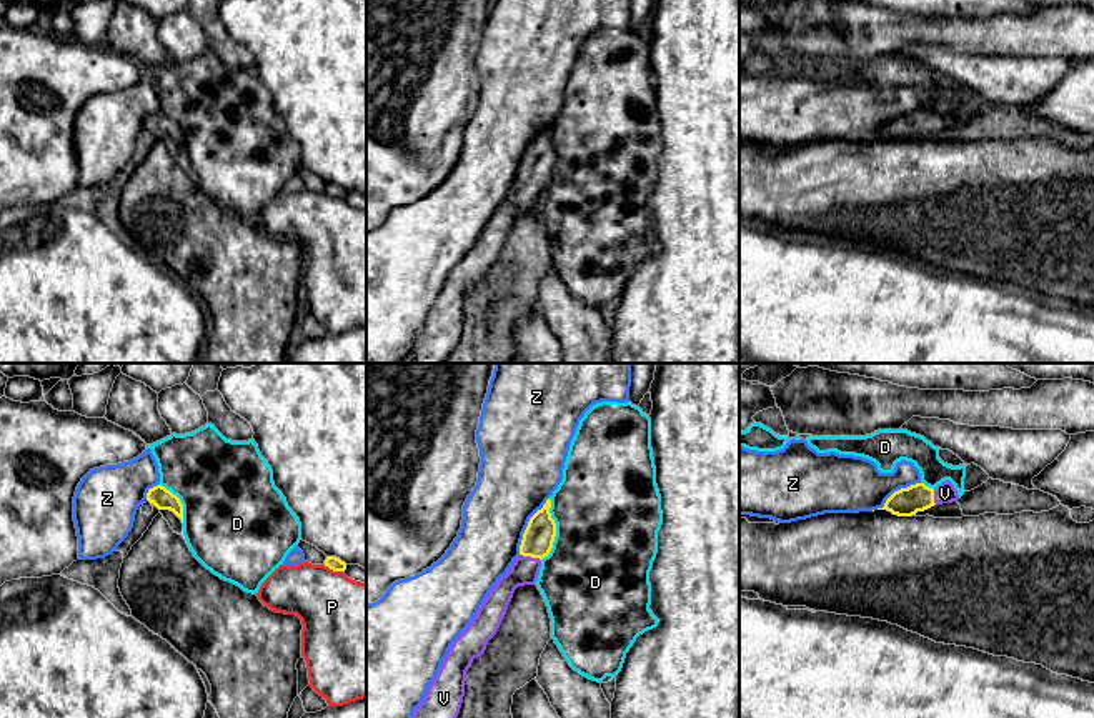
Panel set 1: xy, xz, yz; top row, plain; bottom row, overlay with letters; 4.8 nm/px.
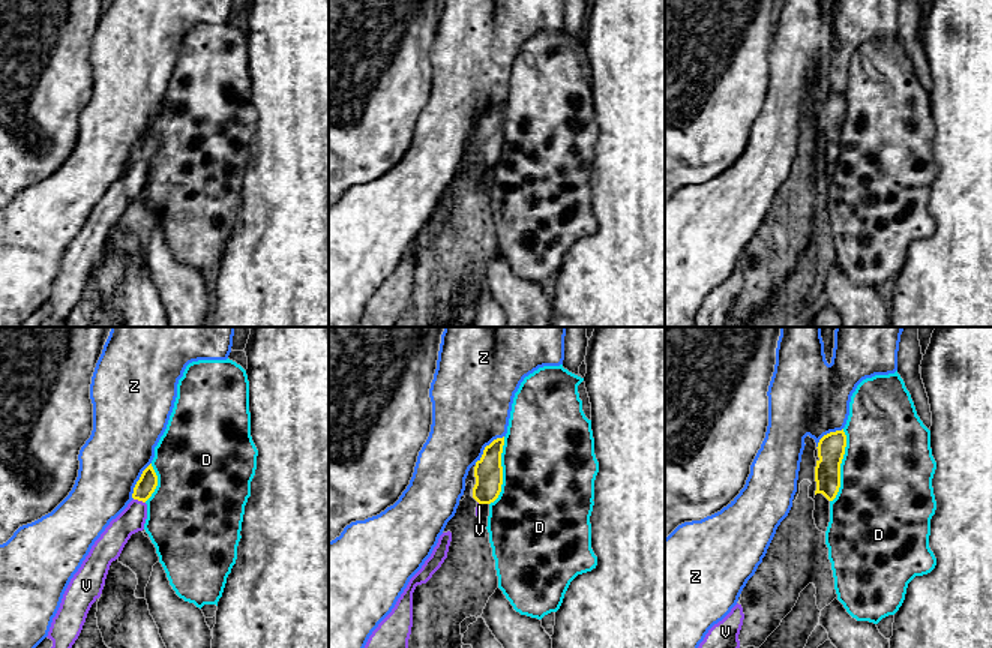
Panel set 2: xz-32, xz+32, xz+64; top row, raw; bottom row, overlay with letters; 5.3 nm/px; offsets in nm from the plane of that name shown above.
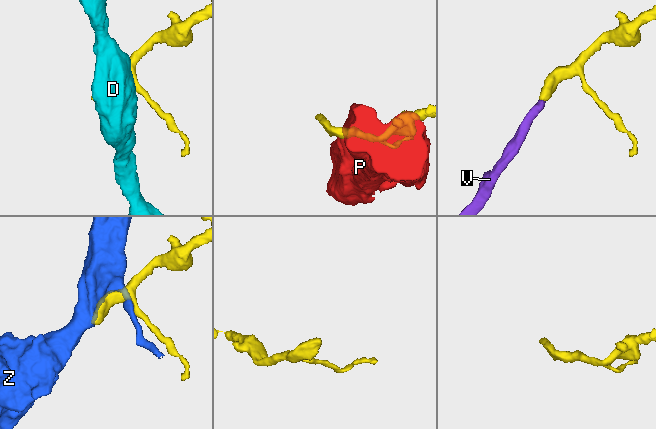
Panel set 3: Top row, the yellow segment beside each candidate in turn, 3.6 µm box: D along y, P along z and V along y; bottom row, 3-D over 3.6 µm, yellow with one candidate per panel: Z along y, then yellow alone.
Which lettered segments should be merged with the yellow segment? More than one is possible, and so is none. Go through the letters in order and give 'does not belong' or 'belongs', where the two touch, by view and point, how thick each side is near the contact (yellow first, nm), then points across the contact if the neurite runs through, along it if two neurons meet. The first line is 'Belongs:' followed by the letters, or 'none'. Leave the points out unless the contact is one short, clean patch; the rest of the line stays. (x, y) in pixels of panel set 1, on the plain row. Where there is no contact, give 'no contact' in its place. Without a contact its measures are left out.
Belongs: V
D: does not belong; meets yellow in xz at (555, 157); 150 nm thick on the yellow side, 500 nm on the other
P: does not belong; meets yellow in xy at (333, 197); 70 nm thick on the yellow side, 400 nm on the other
V: belongs; meets yellow in xz at (530, 182); 150 nm thick on the yellow side, 140 nm on the other; runs through xz (538, 164), (530, 182), (525, 197)
Z: does not belong; meets yellow in xz at (528, 152); 150 nm thick on the yellow side, 380 nm on the other

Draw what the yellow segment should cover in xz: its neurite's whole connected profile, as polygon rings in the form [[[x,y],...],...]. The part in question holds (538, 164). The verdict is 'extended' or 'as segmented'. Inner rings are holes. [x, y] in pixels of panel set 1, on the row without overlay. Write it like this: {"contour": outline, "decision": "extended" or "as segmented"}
{"contour": [[[548,125],[528,148],[520,172],[520,183],[505,203],[498,207],[468,255],[453,268],[426,323],[415,337],[411,363],[450,363],[463,323],[466,298],[481,283],[488,268],[496,262],[513,220],[518,213],[535,212],[541,187],[549,182],[556,163],[556,150],[549,140]]], "decision": "extended"}

